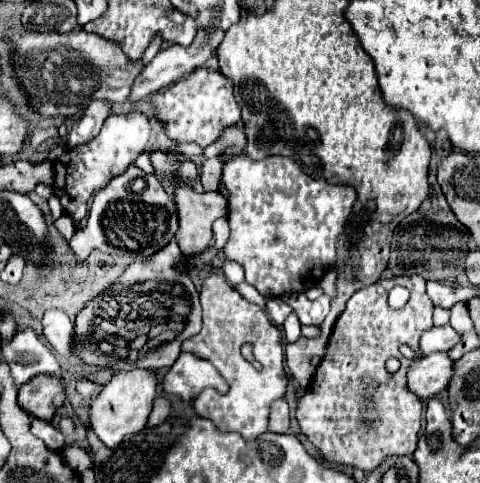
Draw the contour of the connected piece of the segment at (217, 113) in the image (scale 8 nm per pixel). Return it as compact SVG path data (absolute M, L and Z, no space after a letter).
M201 67L187 79L179 79L175 85L153 97L157 115L167 123L167 135L173 141L191 141L201 147L211 145L221 129L241 123L241 109L233 97L233 83L219 71Z

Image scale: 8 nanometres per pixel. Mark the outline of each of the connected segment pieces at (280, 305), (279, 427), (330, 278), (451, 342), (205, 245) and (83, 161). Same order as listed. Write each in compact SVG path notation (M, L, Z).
M269 299L267 301L267 313L269 313L269 319L275 321L277 327L283 325L283 321L287 319L287 315L291 313L291 307L283 301L283 299Z
M279 399L271 405L271 415L269 415L269 431L275 431L275 433L289 433L289 425L291 425L291 419L289 419L289 407L287 407L287 401L285 399Z
M329 269L325 273L325 277L319 281L319 287L323 289L325 295L329 295L329 297L337 295L337 277L339 277L339 273L335 269Z
M433 327L421 335L421 351L423 355L431 355L433 351L449 351L461 341L461 335L451 327Z
M185 185L175 187L179 211L177 241L185 257L195 259L211 247L211 225L217 217L227 215L227 199L221 193L197 193Z
M131 111L131 113L127 113L127 115L109 115L107 121L105 121L105 125L103 125L103 129L101 129L101 133L99 133L95 139L91 139L91 141L85 143L85 145L79 145L79 147L75 147L75 149L69 149L69 161L67 161L67 155L65 155L65 159L59 157L59 159L55 161L55 189L53 189L53 191L55 191L55 195L61 199L63 211L69 213L69 215L73 215L75 223L79 223L79 221L85 217L89 197L93 197L93 195L95 195L101 187L105 187L113 177L119 177L119 173L125 173L127 167L129 167L131 163L135 163L135 159L145 151L147 141L149 141L149 137L151 137L151 121L153 121L153 119L147 117L147 115L141 113L141 111Z

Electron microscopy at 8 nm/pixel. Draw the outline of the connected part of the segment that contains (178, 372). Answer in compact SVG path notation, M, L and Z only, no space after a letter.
M181 353L163 379L165 393L179 395L185 401L195 399L197 393L201 393L205 387L227 391L227 385L223 383L217 369L209 361L203 361L193 353Z

